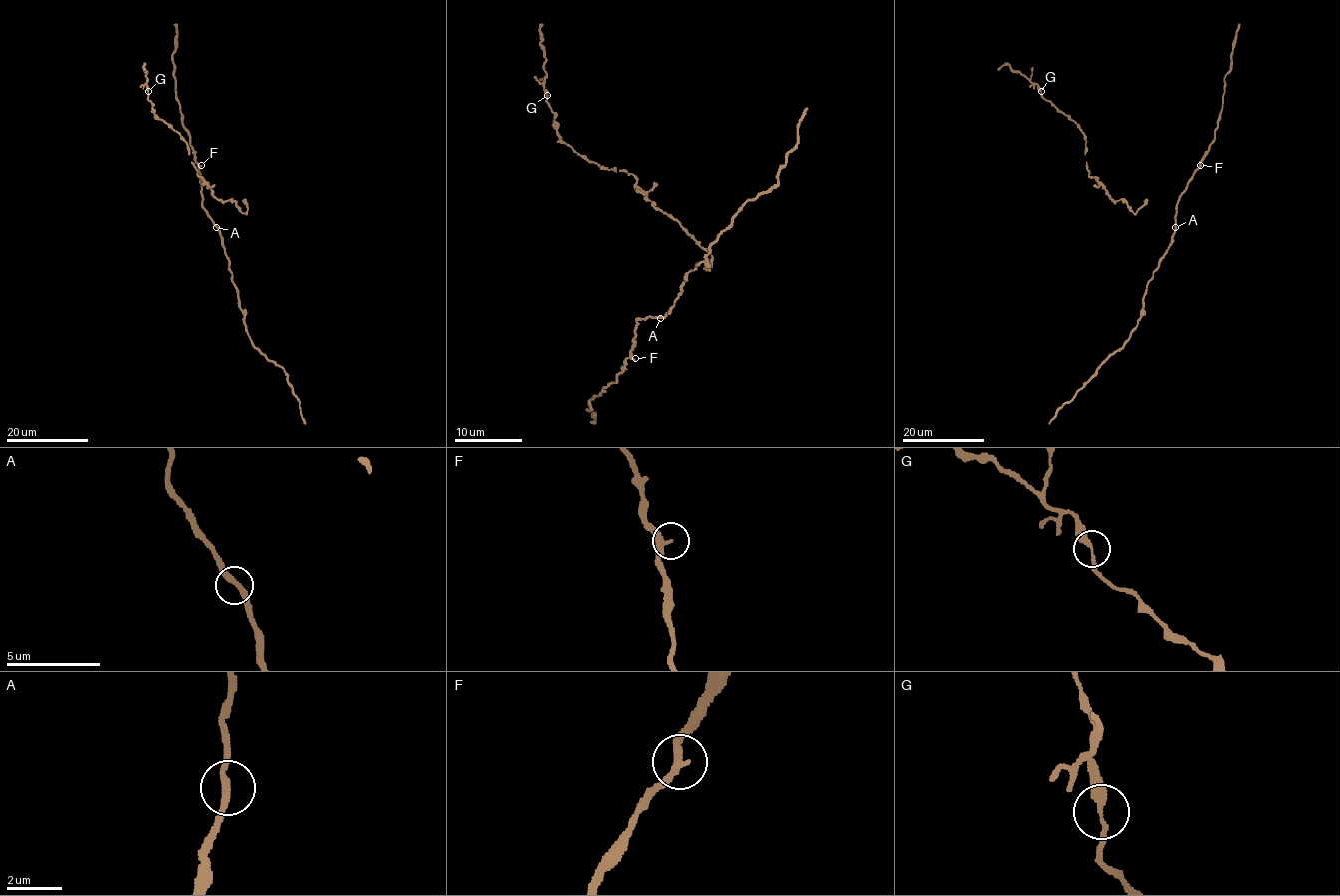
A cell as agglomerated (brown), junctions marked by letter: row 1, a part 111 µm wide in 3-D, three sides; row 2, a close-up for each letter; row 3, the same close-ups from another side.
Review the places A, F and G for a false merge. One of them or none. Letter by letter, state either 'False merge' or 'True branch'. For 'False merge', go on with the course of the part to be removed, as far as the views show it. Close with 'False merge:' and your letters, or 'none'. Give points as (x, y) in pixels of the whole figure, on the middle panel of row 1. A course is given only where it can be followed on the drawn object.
A: True branch
F: True branch
G: True branch
False merge: none

